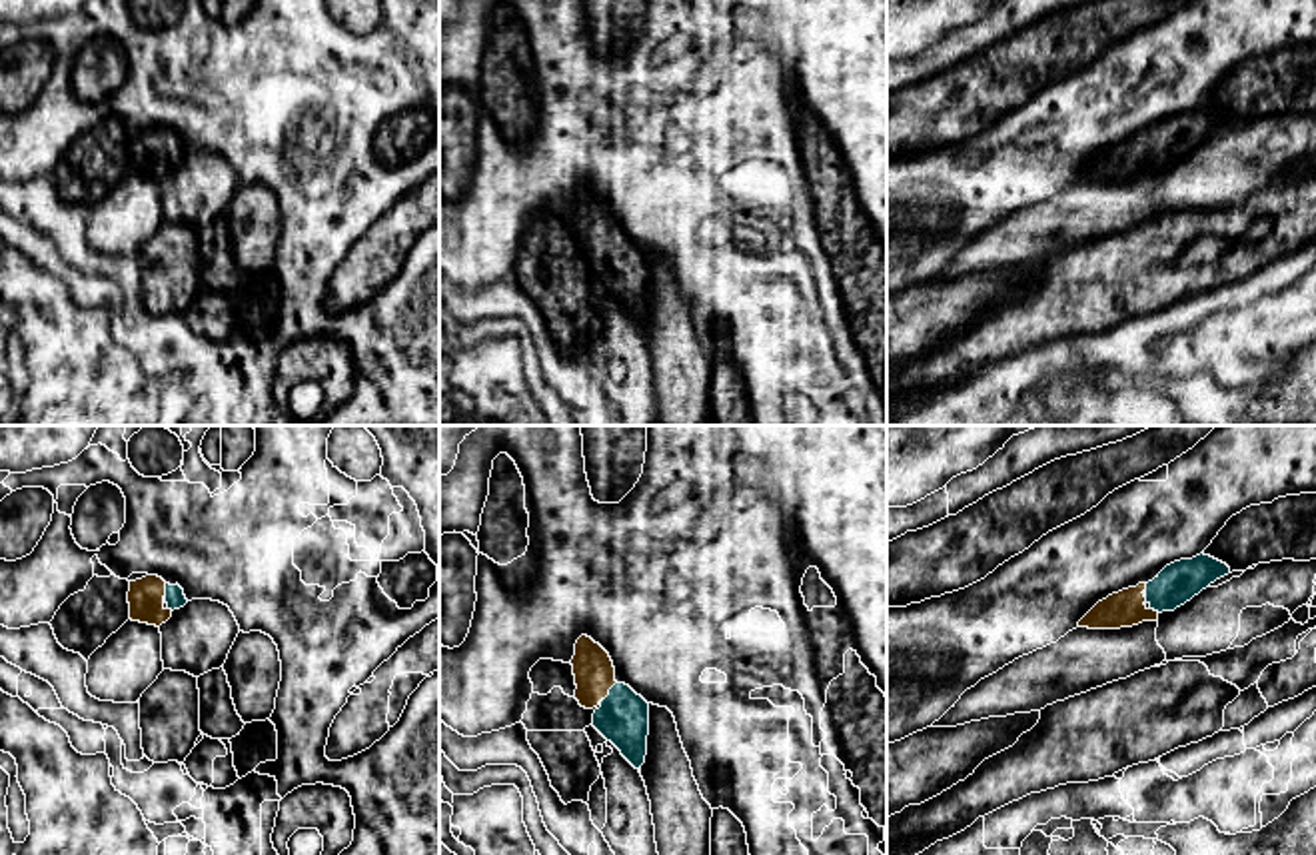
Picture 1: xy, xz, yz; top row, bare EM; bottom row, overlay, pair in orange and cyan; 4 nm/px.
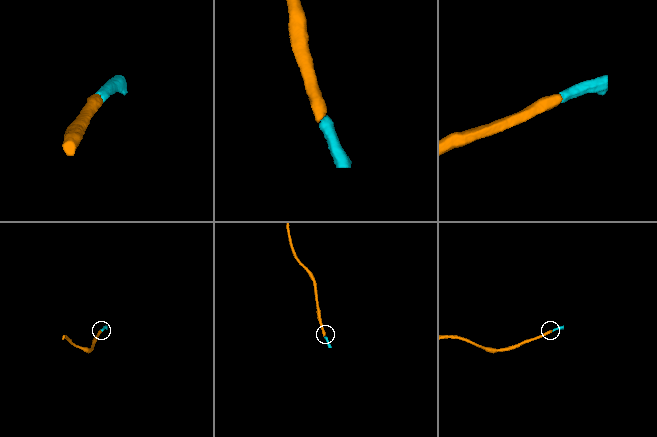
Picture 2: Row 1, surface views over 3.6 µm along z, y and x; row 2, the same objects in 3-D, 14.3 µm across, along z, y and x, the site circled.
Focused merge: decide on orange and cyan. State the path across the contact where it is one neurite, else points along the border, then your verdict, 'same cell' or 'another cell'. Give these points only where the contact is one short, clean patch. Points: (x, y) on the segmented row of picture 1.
way xz (594, 670), (608, 692), (622, 706), (624, 716); same cell

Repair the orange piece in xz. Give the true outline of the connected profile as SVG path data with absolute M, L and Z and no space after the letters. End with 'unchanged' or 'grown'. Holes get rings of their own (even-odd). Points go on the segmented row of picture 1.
M587 635L577 639L571 665L575 699L595 711L593 727L641 773L647 755L649 703L629 685L615 681L609 653Z | grown

